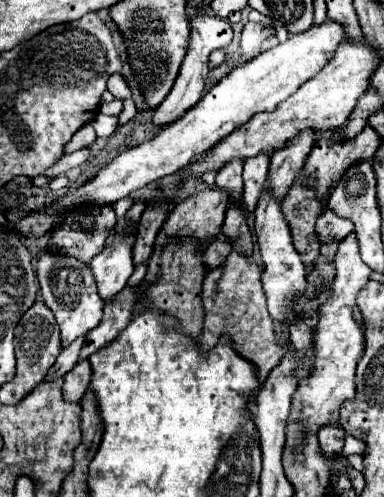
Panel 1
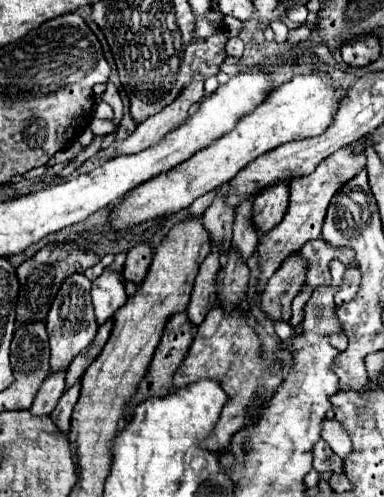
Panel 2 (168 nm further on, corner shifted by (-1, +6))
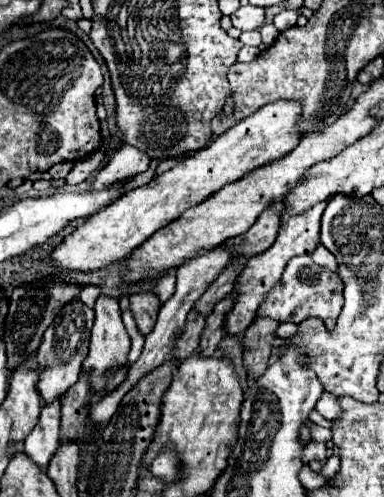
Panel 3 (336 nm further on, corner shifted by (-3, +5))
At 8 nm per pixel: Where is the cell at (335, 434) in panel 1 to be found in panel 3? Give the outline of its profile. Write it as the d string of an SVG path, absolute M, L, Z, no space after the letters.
M311 441L311 443L307 443L305 447L303 447L303 455L301 455L301 461L303 463L311 463L311 461L315 461L315 459L325 459L325 445L323 443L319 443L319 441Z

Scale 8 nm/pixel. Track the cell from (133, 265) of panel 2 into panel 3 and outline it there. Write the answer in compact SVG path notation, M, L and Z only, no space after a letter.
M153 293L131 295L129 303L131 303L131 313L133 313L133 319L135 319L139 331L143 335L149 335L157 321L157 307L159 307L157 297Z

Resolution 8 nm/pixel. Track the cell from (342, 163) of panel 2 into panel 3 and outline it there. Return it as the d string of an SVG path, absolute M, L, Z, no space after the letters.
M319 203L313 209L309 209L307 213L303 213L301 217L293 217L291 213L283 211L281 227L279 227L279 235L277 235L275 243L265 253L251 257L245 263L245 269L239 273L239 279L235 281L235 287L233 287L233 293L231 293L233 307L225 317L225 331L229 335L239 335L253 323L253 319L257 315L257 307L263 303L271 285L275 285L275 281L279 281L279 277L281 277L285 265L289 263L289 259L315 251L315 247L319 245L319 221L321 221L323 209L325 209L325 203Z

